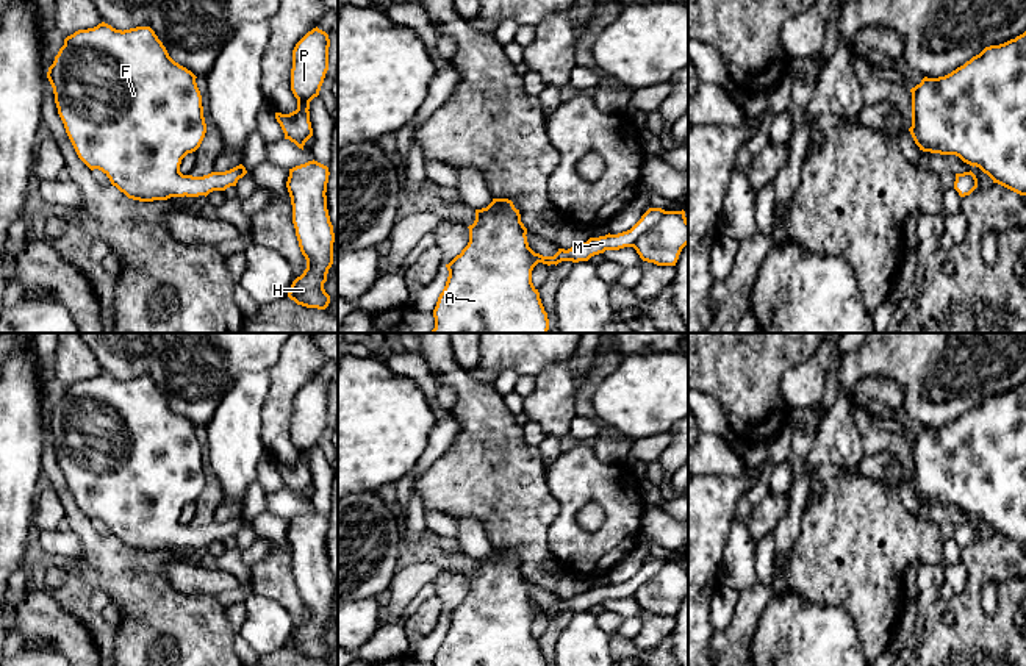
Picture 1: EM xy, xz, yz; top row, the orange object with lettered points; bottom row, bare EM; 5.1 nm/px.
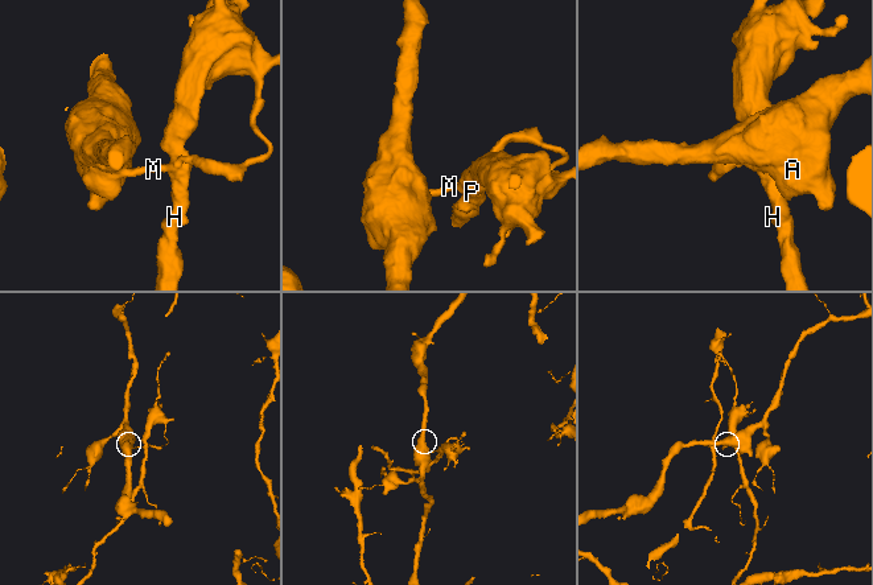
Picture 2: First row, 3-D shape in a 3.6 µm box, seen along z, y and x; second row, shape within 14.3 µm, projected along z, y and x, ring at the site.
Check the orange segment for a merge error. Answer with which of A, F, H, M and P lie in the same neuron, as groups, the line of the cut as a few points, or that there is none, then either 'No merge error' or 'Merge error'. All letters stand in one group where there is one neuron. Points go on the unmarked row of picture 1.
Groups: A F / H M P. Split along xy (188, 526), (183, 544). Merge error

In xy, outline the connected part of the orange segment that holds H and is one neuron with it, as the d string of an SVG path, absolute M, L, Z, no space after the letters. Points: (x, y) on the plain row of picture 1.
M313 510L289 519L286 532L296 586L307 610L307 619L292 632L288 647L297 655L317 660L330 653L324 639L335 593L325 546L328 525L328 517Z

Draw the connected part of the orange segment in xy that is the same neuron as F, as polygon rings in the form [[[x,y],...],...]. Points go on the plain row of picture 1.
[[[102,372],[78,380],[48,417],[58,464],[78,508],[102,521],[120,542],[139,552],[185,547],[181,510],[206,483],[196,425],[175,413],[150,377],[116,380]]]

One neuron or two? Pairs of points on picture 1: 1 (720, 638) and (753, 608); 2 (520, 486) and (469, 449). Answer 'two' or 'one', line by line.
1: one
2: one

